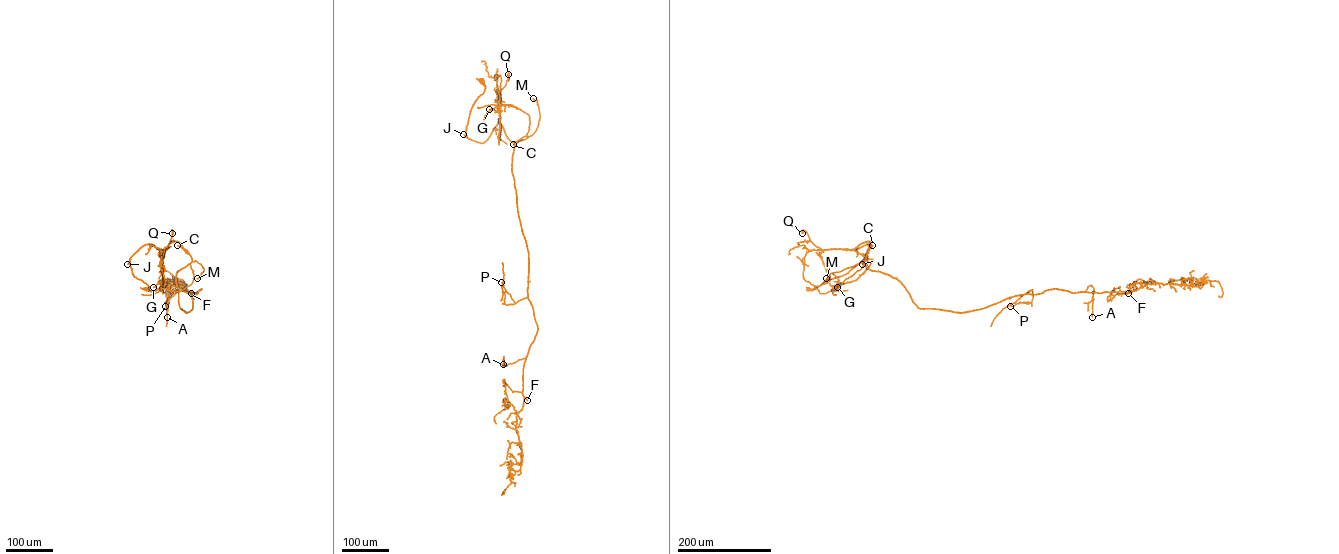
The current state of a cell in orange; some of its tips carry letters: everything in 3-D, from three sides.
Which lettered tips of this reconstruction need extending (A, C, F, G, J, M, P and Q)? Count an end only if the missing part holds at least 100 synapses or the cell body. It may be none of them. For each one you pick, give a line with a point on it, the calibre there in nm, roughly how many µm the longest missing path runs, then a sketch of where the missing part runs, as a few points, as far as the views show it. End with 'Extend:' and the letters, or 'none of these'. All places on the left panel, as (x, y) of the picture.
Extend: none of these

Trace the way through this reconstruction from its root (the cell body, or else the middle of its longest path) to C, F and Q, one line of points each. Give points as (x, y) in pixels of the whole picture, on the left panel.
C: (146, 289), (148, 285), (132, 274), (130, 257), (145, 244), (163, 250), (173, 241), (188, 253), (177, 245)
F: (146, 289), (130, 258), (177, 241), (192, 260), (176, 276), (185, 312), (201, 289), (191, 293)
Q: (146, 289), (148, 285), (132, 274), (130, 258), (145, 244), (163, 250), (169, 244), (172, 233)

